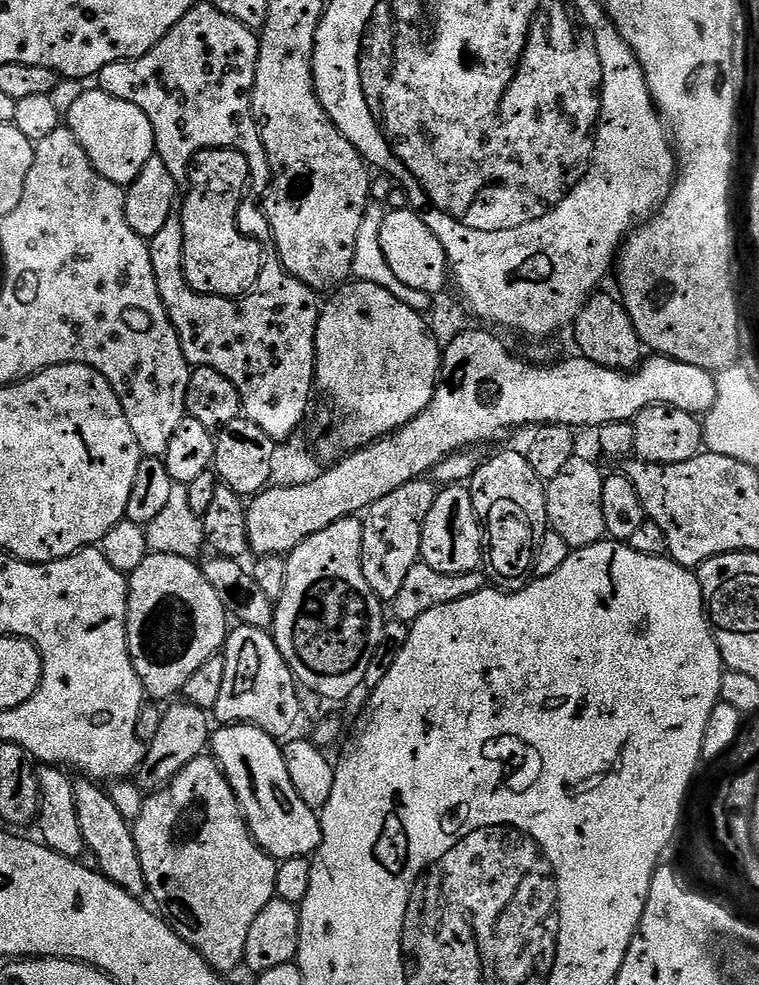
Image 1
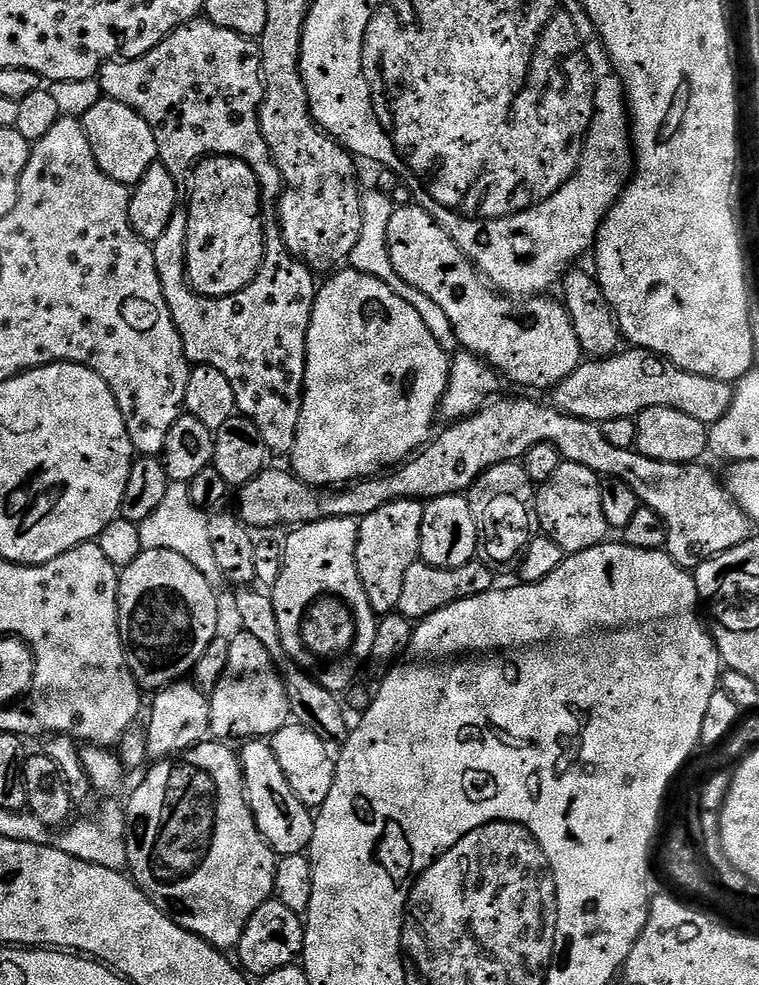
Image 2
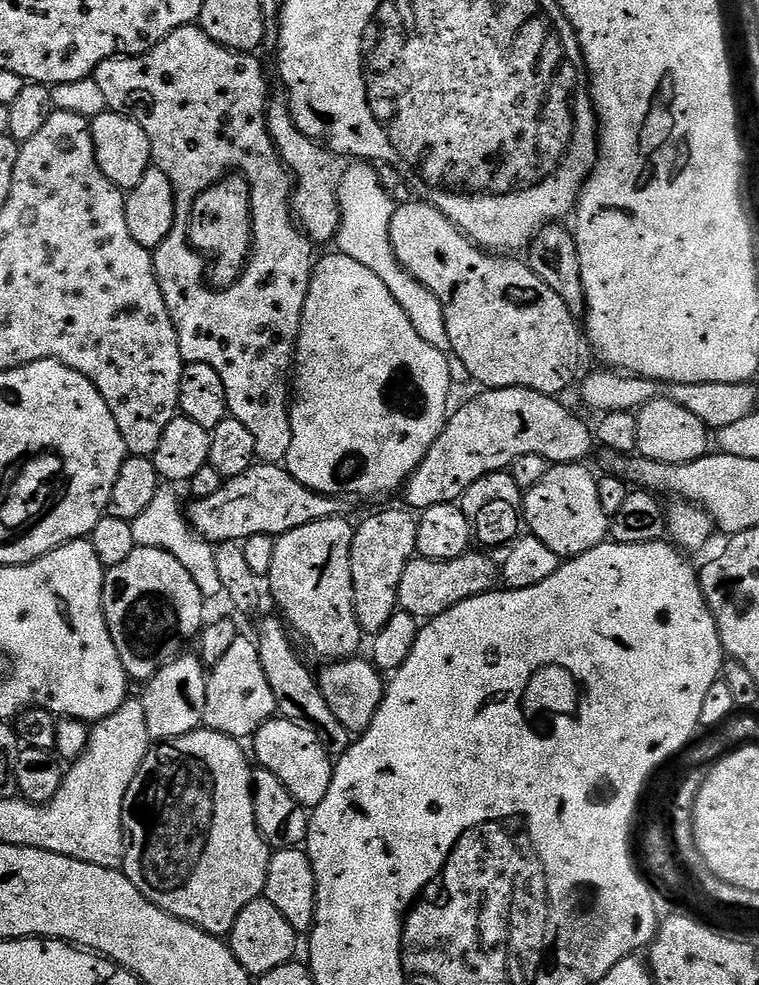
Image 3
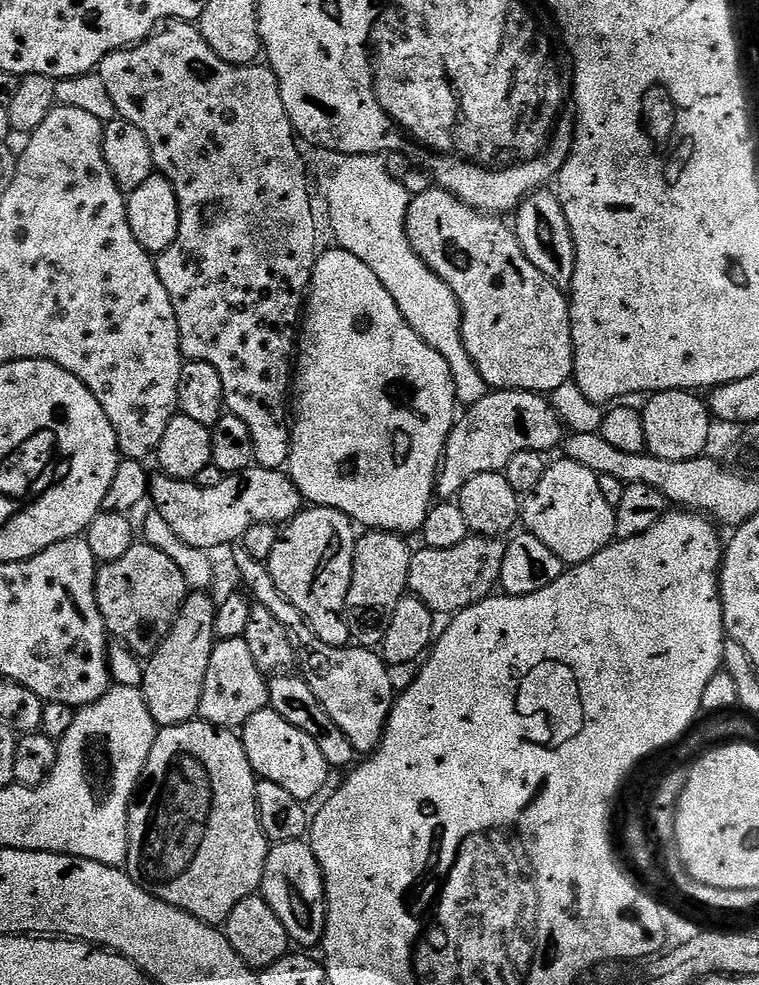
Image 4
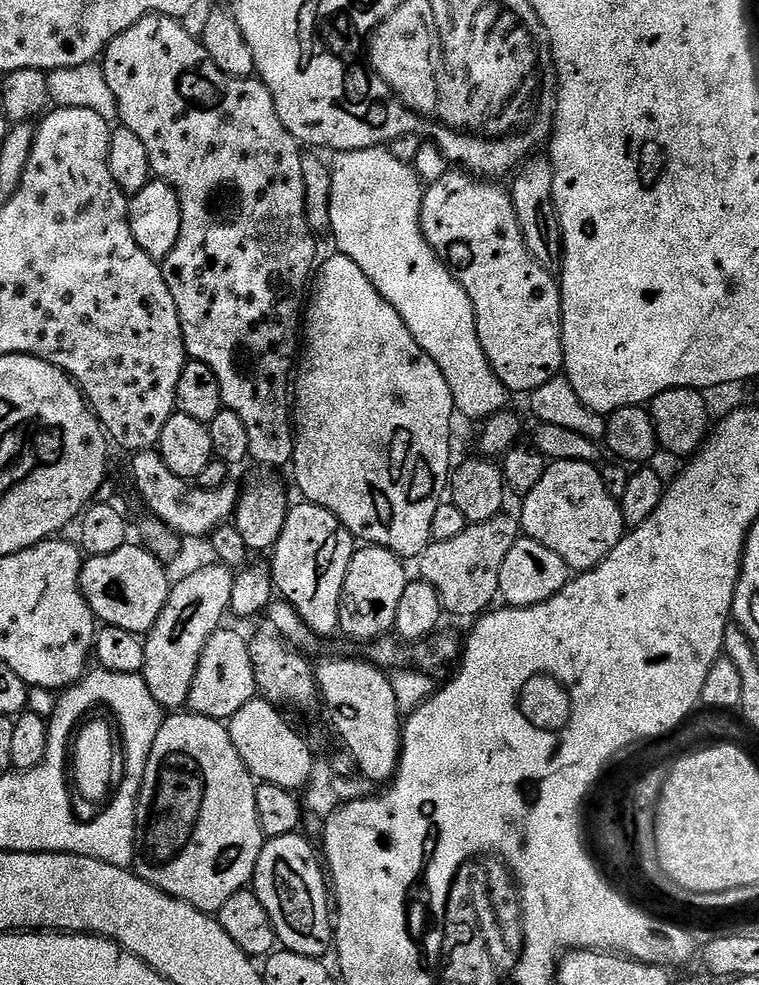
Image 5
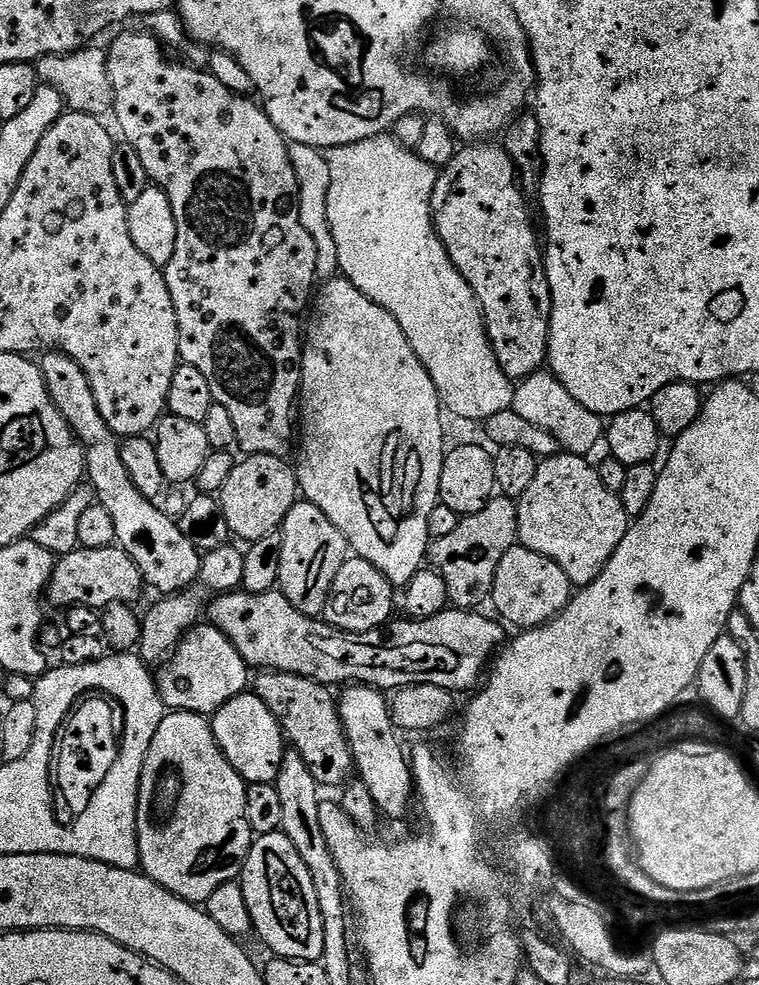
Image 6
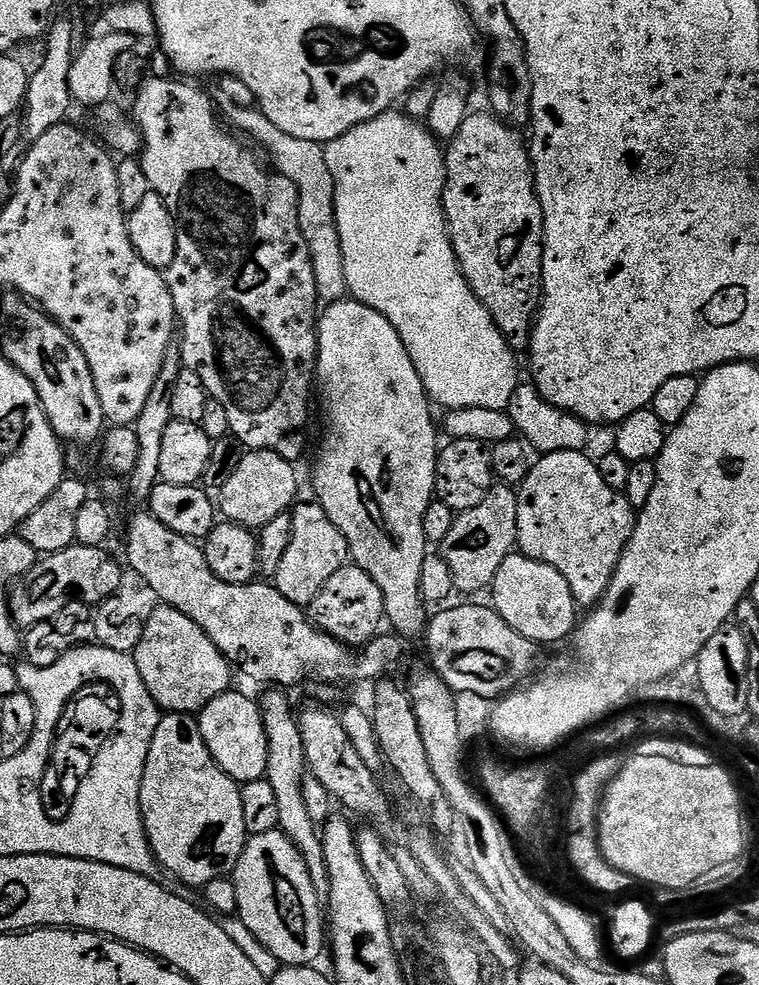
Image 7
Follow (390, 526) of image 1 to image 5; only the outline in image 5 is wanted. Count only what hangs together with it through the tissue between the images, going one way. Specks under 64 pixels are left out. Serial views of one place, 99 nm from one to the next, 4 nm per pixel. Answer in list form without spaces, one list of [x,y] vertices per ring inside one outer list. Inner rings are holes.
[[[371,546],[357,547],[352,554],[352,561],[346,570],[346,582],[340,595],[340,632],[373,632],[373,637],[384,638],[394,629],[394,618],[398,614],[398,601],[402,590],[406,590],[410,573],[404,569],[405,561],[385,548]]]

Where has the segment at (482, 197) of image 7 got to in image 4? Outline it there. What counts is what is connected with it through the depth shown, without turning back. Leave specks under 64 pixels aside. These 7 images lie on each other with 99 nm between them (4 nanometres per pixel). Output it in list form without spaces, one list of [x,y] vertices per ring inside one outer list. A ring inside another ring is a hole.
[[[434,186],[430,190],[426,190],[426,194],[418,194],[409,199],[408,213],[406,214],[406,234],[408,235],[408,241],[412,243],[412,249],[422,258],[422,262],[426,262],[426,266],[430,266],[430,270],[434,270],[434,274],[438,274],[438,278],[442,278],[442,282],[446,282],[446,286],[450,286],[450,290],[456,296],[456,301],[460,303],[460,311],[464,318],[460,329],[462,330],[462,342],[466,346],[466,354],[470,354],[478,374],[482,374],[482,378],[488,383],[489,389],[503,390],[505,392],[551,394],[558,390],[563,383],[573,379],[572,319],[568,313],[570,300],[561,288],[554,286],[554,282],[550,282],[550,278],[546,278],[540,273],[538,266],[534,266],[534,262],[530,262],[530,258],[526,258],[515,231],[509,225],[507,228],[500,220],[503,219],[486,212],[478,212],[444,188]]]

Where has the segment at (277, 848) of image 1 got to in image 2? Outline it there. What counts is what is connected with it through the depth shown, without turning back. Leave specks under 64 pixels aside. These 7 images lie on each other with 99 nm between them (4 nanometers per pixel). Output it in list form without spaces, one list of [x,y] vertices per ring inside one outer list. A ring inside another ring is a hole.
[[[257,738],[249,740],[239,749],[240,769],[244,771],[244,794],[254,814],[254,822],[277,857],[298,856],[307,853],[310,842],[314,838],[316,821],[313,813],[290,790],[290,782],[286,782],[286,774],[282,774],[282,766],[278,766],[278,758],[274,758],[271,743]]]

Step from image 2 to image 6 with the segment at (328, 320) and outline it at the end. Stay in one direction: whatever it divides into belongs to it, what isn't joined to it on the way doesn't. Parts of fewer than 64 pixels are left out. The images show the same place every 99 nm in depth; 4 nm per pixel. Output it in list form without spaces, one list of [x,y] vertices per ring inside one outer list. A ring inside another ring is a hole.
[[[343,278],[325,280],[319,285],[314,296],[314,311],[311,313],[312,325],[307,325],[306,335],[303,337],[304,357],[300,363],[300,395],[298,397],[298,424],[308,428],[304,436],[304,445],[300,448],[300,464],[295,465],[296,483],[298,492],[307,503],[318,506],[338,530],[346,538],[349,549],[355,555],[361,556],[392,583],[393,589],[403,590],[414,574],[425,567],[426,557],[430,547],[428,527],[430,526],[430,510],[434,510],[440,503],[440,483],[442,482],[442,466],[446,455],[446,443],[444,444],[444,416],[440,395],[434,386],[434,378],[426,374],[426,366],[414,354],[410,342],[406,342],[406,334],[402,334],[402,326],[394,322],[394,318],[385,308],[375,304],[358,286]]]

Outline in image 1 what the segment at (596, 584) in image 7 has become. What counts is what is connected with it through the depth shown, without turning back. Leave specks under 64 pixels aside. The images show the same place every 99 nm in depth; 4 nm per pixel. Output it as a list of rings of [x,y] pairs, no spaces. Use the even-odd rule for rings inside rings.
[[[573,456],[570,462],[566,462],[566,466],[562,466],[562,474],[558,474],[546,484],[551,531],[562,534],[562,539],[572,550],[596,544],[606,536],[606,518],[602,518],[602,486],[605,473],[600,472],[598,465],[583,460],[582,456]]]

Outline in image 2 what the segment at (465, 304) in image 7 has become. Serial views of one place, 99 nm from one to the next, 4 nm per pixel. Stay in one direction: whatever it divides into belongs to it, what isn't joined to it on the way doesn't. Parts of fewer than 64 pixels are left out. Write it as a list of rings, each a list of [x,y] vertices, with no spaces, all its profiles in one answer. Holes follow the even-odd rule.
[[[365,191],[361,195],[360,205],[362,206],[362,230],[360,231],[360,240],[354,246],[350,257],[351,267],[355,271],[364,272],[368,276],[386,282],[386,286],[390,286],[390,290],[394,290],[394,294],[398,294],[398,298],[410,302],[410,306],[414,306],[414,310],[418,310],[418,314],[422,314],[422,322],[426,322],[430,334],[434,334],[434,338],[440,343],[444,352],[455,354],[461,351],[460,343],[456,341],[456,335],[450,326],[450,318],[446,318],[442,306],[438,306],[438,302],[430,302],[430,298],[426,298],[426,294],[422,294],[414,286],[407,284],[394,270],[394,262],[390,262],[388,227],[394,211],[391,195],[387,191]]]

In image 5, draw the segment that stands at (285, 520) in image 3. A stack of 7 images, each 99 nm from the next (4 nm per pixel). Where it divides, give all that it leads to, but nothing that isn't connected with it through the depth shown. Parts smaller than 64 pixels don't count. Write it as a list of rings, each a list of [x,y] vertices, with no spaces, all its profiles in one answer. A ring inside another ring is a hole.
[[[159,451],[137,452],[131,457],[132,480],[136,483],[136,492],[140,500],[149,508],[151,515],[162,520],[164,525],[177,536],[211,537],[217,528],[223,528],[236,515],[236,504],[240,500],[241,489],[232,482],[224,484],[218,490],[195,490],[188,496],[189,481],[178,478],[170,466],[160,456]]]

